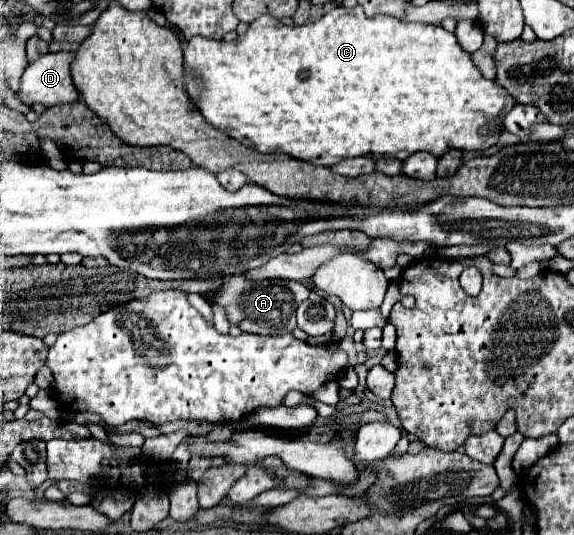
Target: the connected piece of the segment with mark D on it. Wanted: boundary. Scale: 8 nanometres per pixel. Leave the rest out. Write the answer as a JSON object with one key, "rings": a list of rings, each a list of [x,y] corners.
{"rings":[[[57,51],[29,63],[21,77],[21,91],[17,97],[25,105],[41,103],[45,107],[77,101],[79,91],[71,79],[73,57],[71,51]]]}

